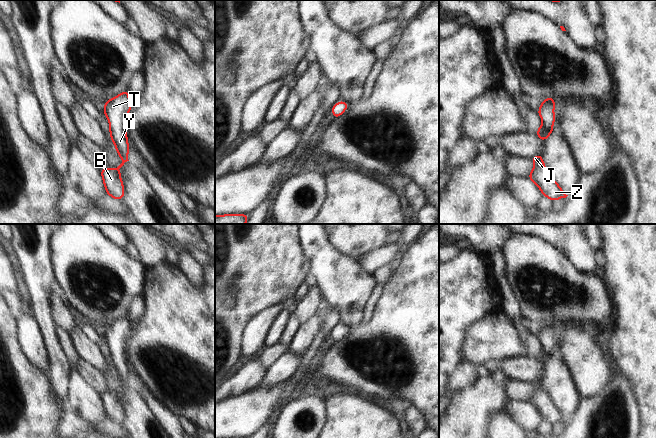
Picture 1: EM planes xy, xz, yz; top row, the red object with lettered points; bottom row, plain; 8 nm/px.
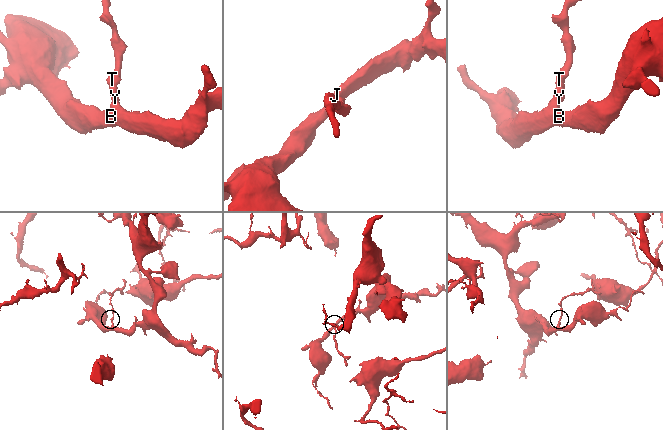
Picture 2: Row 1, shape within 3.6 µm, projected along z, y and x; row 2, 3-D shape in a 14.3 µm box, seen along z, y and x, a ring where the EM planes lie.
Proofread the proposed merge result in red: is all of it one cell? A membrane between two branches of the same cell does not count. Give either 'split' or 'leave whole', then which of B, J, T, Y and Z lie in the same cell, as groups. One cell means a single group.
leave whole | B J T Y Z

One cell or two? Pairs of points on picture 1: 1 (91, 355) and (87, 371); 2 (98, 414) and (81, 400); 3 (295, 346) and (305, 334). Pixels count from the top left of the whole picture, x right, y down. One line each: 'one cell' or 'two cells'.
1: two cells
2: one cell
3: one cell

